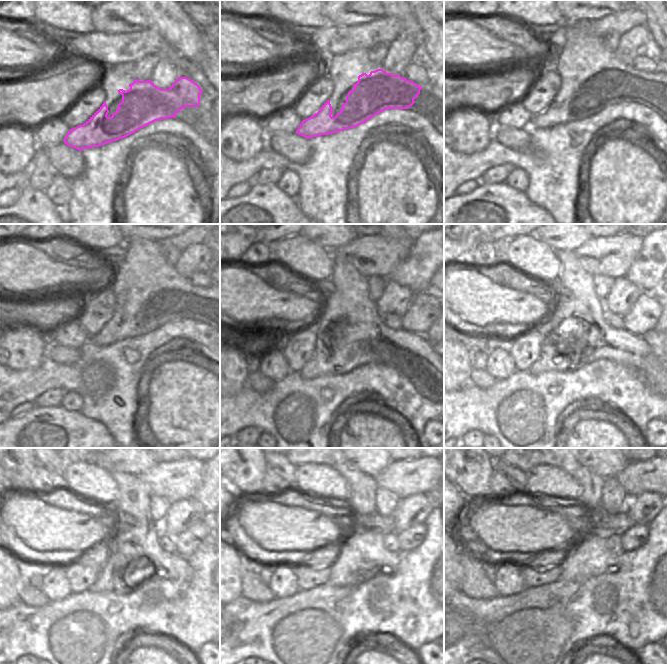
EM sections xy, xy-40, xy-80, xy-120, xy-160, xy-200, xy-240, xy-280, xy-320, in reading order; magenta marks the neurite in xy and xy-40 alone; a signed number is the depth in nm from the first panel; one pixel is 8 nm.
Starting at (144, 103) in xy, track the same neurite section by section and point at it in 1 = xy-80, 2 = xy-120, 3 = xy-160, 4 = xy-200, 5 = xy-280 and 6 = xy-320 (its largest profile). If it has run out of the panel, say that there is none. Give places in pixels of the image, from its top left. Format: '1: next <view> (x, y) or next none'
1: next xy-80 (602, 90)
2: next xy-120 (150, 312)
3: next xy-160 (396, 299)
4: next xy-200 (623, 294)
5: next xy-280 (414, 510)
6: next xy-320 (644, 508)

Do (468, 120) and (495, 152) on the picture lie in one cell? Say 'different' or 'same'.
different

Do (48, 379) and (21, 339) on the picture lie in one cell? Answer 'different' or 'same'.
different

